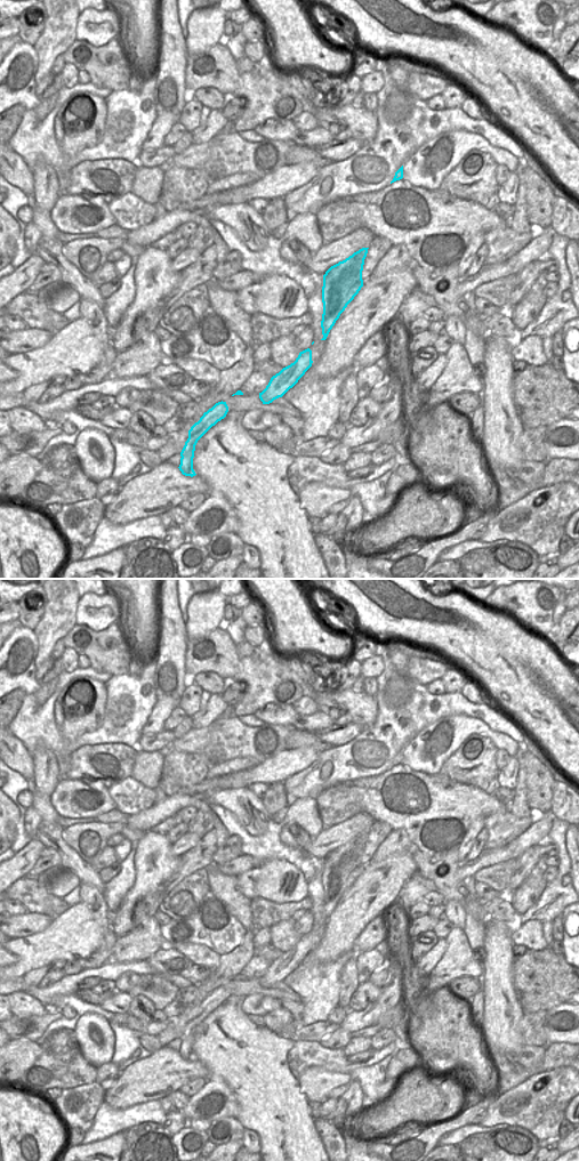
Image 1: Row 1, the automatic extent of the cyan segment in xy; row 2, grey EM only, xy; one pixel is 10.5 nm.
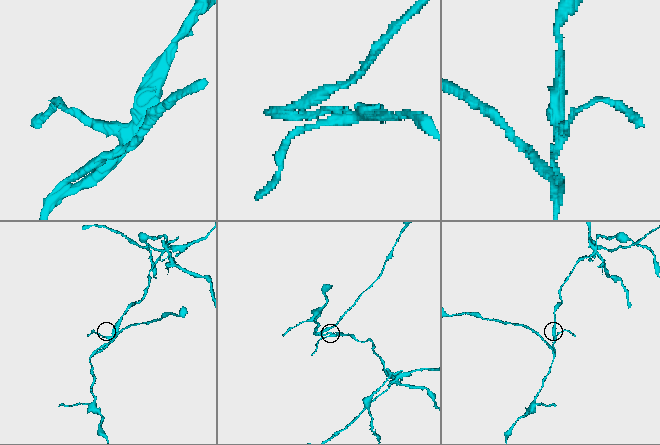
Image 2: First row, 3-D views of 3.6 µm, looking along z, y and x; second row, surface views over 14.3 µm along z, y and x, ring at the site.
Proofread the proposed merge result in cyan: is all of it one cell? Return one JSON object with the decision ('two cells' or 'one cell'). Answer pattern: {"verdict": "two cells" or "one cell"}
{"verdict": "two cells"}

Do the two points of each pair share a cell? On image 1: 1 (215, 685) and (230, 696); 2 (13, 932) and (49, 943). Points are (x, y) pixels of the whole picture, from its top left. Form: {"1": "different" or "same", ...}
{"1": "different", "2": "different"}

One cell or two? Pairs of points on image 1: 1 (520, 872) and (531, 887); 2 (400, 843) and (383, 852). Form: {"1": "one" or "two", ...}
{"1": "two", "2": "one"}

